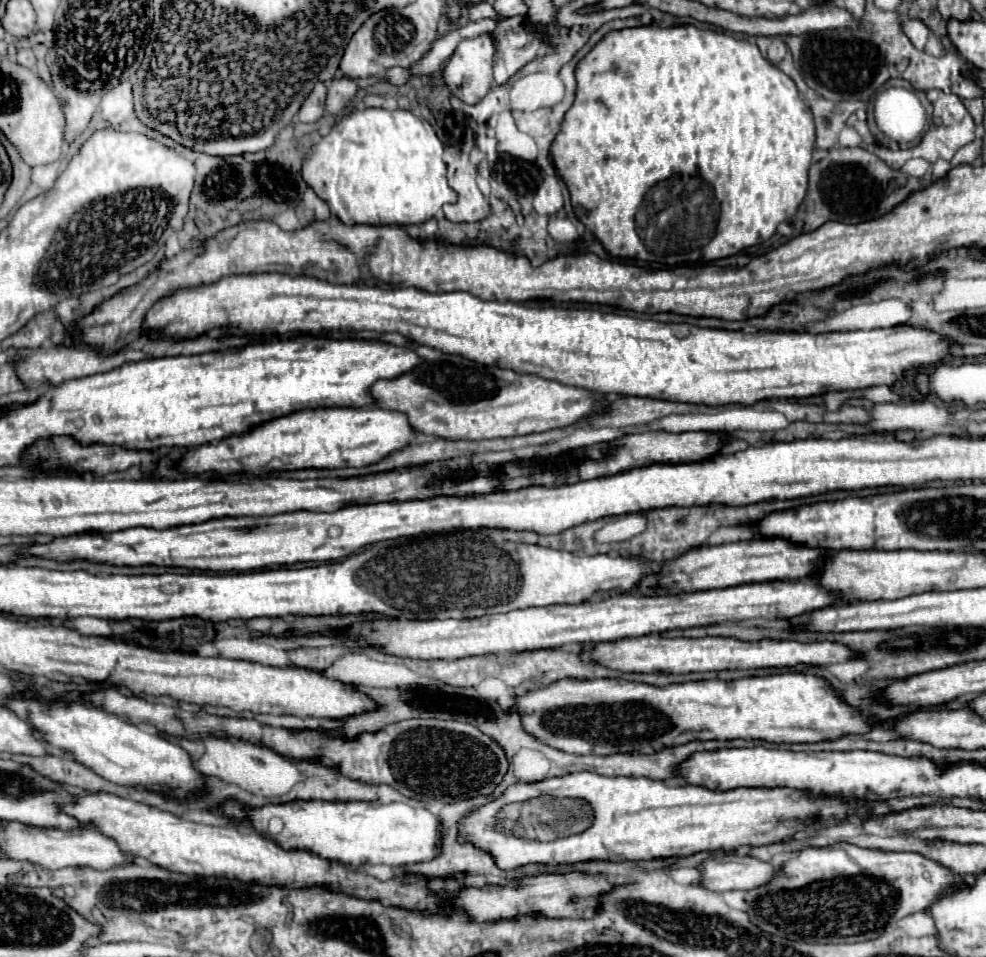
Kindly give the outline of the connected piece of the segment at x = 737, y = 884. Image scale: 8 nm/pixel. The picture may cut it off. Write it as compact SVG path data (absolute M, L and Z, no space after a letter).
M738 854L710 858L700 866L700 870L706 874L706 878L702 878L702 886L716 892L760 888L778 874L778 866Z

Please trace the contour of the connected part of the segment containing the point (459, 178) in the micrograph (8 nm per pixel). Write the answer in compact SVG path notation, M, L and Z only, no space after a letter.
M464 152L448 164L448 184L458 192L458 200L444 206L444 216L450 222L480 222L490 214L490 204L478 190L476 176L476 166Z

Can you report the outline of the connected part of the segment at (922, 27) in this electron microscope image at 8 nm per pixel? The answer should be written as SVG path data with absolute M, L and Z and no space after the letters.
M904 20L902 28L904 28L906 36L912 40L912 44L922 50L924 44L926 44L926 40L928 40L928 34L930 34L928 28L926 28L926 24L920 22L920 20Z

